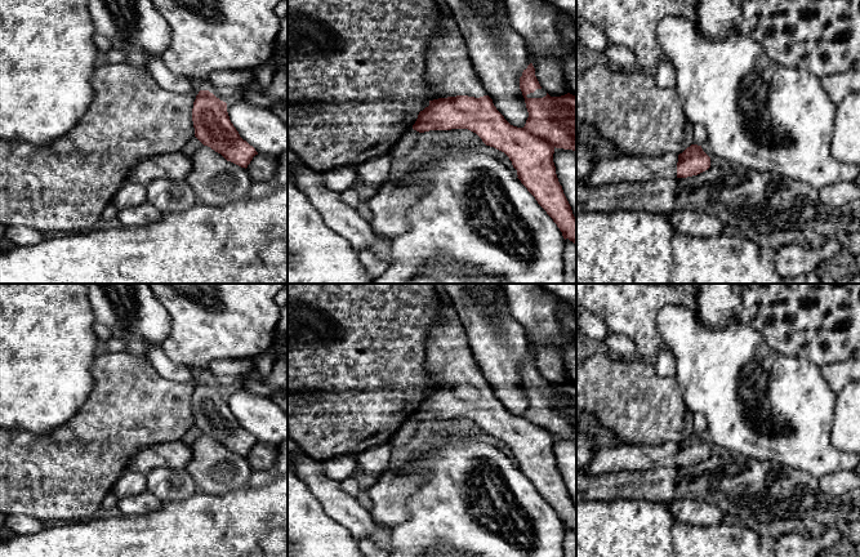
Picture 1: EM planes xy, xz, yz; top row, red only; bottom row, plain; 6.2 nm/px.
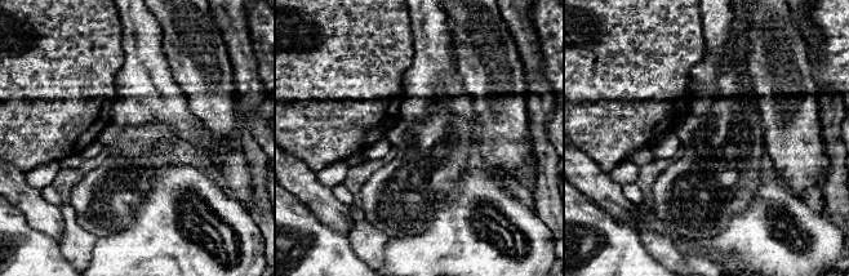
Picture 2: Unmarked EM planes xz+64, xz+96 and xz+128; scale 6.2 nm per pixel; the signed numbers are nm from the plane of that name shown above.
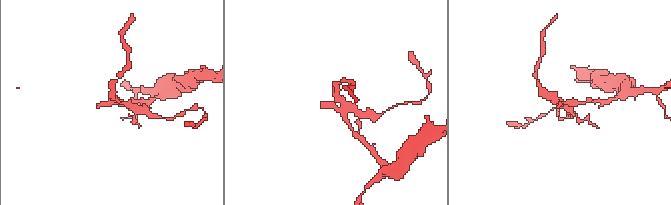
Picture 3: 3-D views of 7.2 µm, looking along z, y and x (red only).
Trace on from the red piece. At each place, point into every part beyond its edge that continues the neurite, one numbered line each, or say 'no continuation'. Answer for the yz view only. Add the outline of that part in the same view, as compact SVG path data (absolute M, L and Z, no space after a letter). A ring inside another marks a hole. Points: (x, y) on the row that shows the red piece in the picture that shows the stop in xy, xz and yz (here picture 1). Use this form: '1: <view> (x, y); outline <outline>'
1: yz (633, 168); outline M621 155L598 160L593 170L579 183L585 186L603 186L612 183L637 183L654 179L677 178L678 155L660 156Z

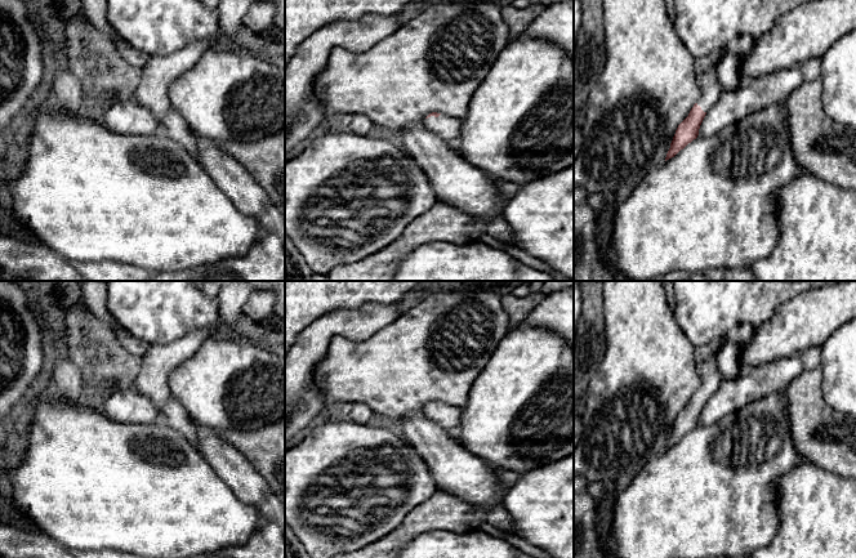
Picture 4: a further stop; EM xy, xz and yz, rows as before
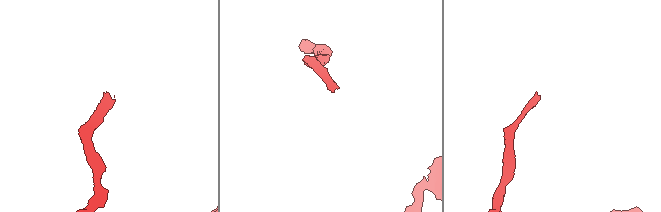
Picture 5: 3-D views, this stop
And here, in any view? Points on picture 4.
no continuation

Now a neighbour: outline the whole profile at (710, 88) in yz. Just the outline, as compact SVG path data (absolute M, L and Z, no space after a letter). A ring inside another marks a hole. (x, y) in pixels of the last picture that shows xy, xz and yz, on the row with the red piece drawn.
M717 64L709 67L699 76L699 85L701 97L697 101L697 106L700 106L704 112L708 112L723 93L717 77Z

